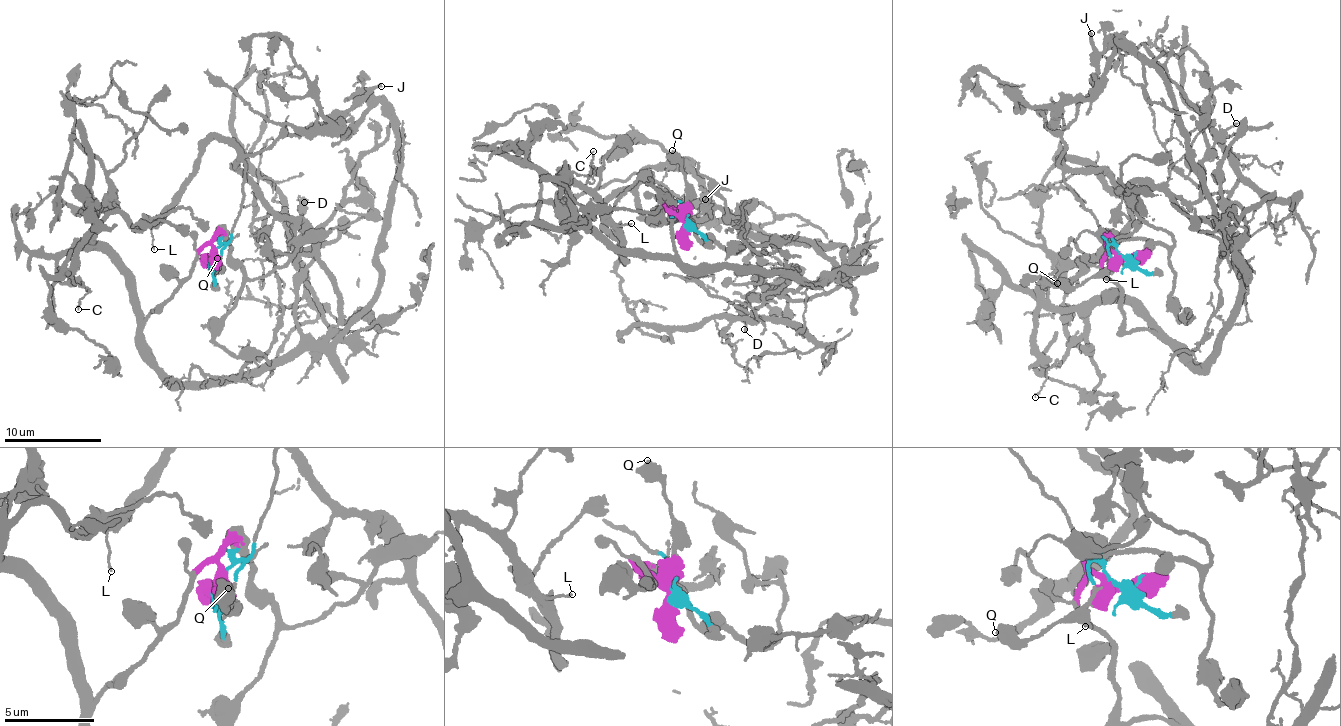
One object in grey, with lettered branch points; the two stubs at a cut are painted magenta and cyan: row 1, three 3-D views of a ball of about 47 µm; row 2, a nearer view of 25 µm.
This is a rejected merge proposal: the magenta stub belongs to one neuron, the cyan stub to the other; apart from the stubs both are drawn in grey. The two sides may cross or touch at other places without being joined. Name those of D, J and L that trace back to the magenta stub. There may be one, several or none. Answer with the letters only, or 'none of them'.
none of them

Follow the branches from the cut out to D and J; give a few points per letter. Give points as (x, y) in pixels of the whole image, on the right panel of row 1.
D: (1123, 258), (1065, 174), (1101, 170), (1120, 190), (1145, 182), (1194, 202), (1214, 140), (1236, 122)
J: (1123, 258), (1114, 244), (1106, 242), (1060, 167), (1065, 154), (1061, 136), (1098, 77), (1092, 34)

